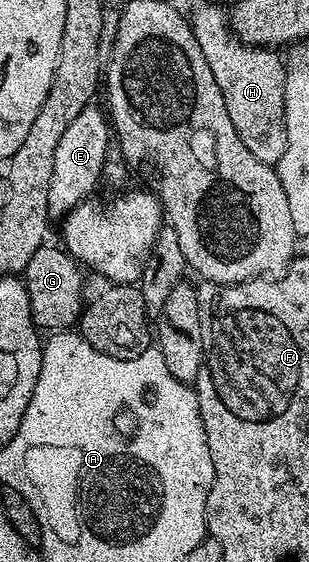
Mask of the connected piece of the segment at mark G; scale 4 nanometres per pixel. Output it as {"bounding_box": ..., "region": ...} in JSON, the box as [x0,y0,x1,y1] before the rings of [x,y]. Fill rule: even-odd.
{"bounding_box":[24,243,84,331],"region":[[[47,243],[40,246],[36,255],[28,259],[28,267],[24,274],[32,319],[42,331],[66,331],[77,326],[84,308],[84,300],[82,301],[83,270],[65,248],[55,245]]]}

